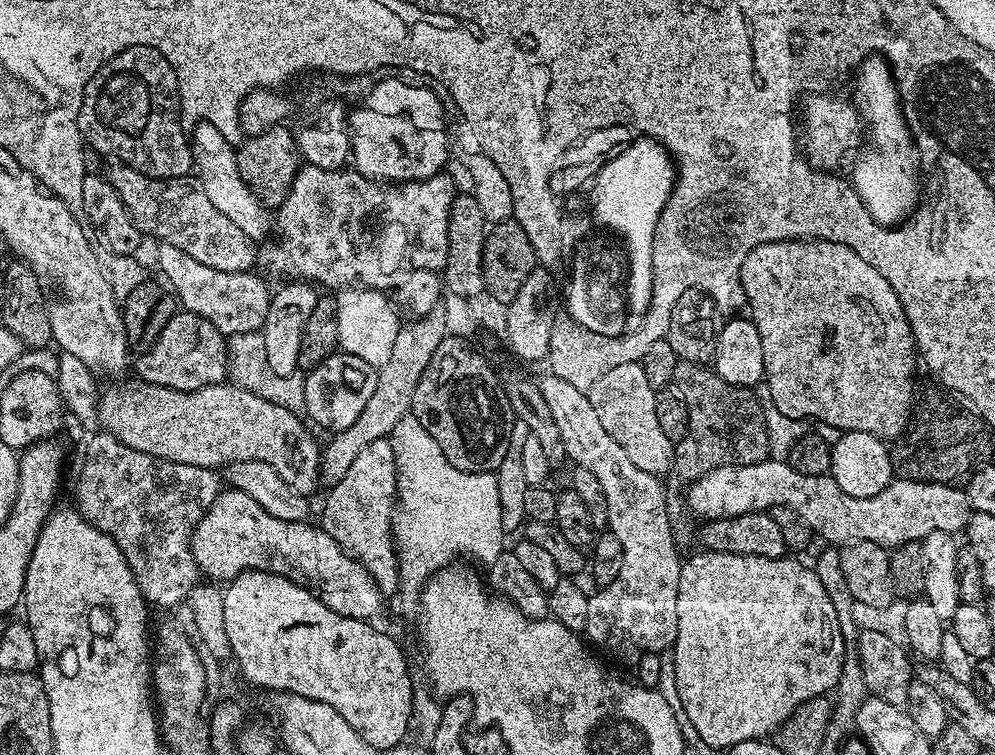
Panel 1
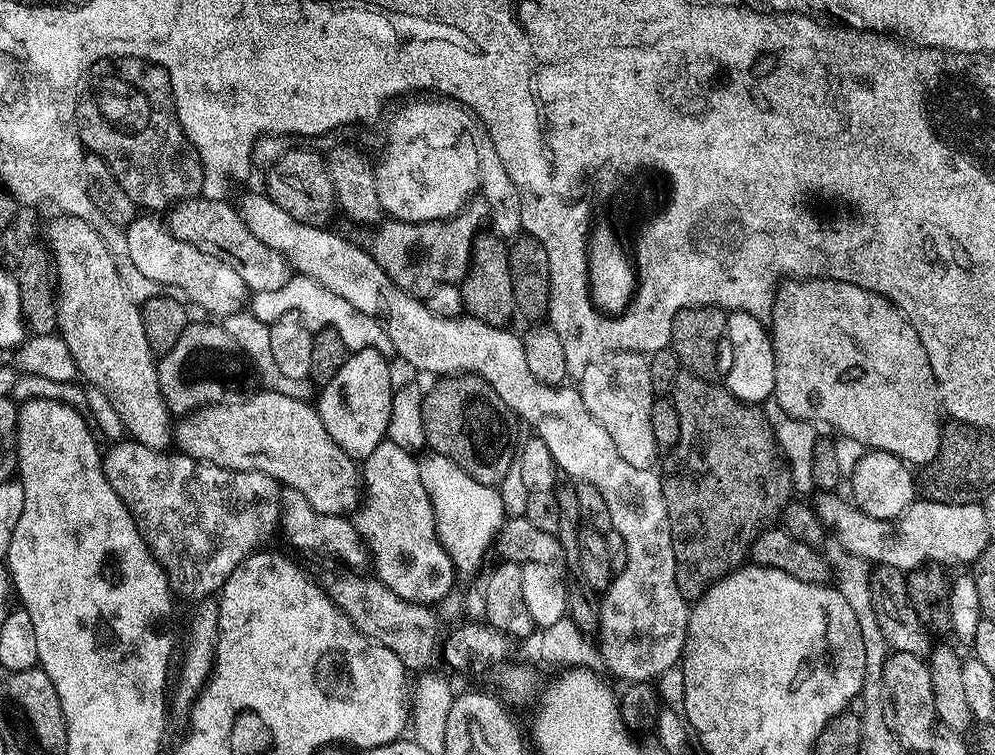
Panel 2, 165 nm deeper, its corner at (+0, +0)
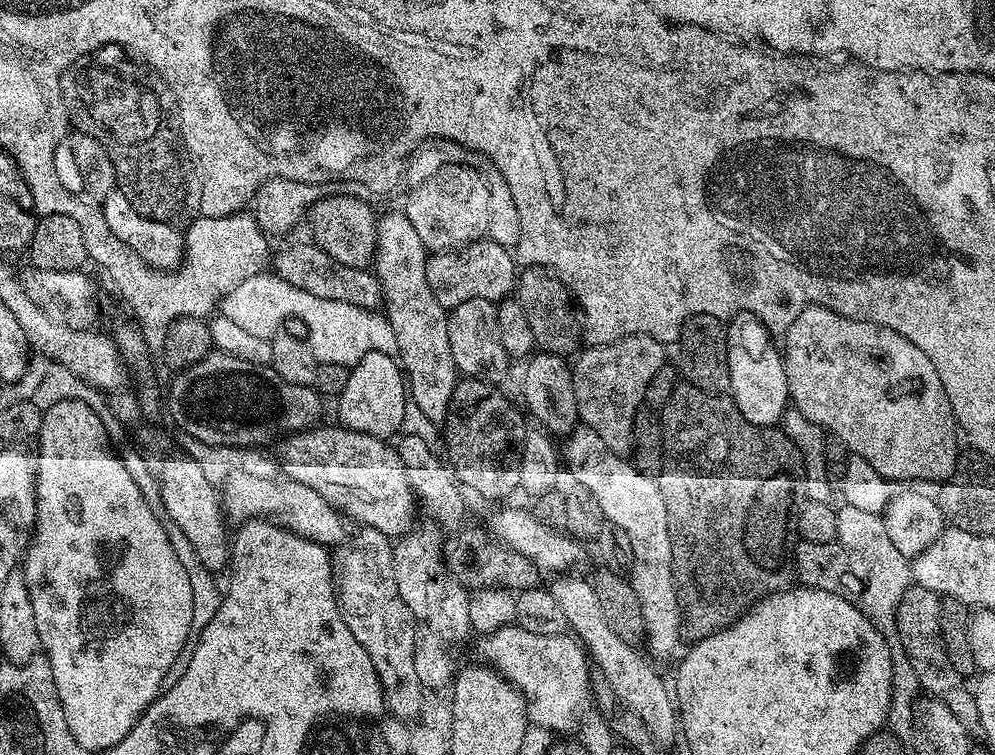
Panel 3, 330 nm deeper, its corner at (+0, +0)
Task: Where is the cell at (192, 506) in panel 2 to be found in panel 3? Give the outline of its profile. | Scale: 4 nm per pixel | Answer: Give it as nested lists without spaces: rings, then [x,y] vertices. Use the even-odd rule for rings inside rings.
[[[244,472],[232,475],[222,486],[222,507],[229,521],[243,522],[270,518],[272,523],[281,524],[286,530],[307,540],[317,540],[325,546],[339,546],[345,543],[345,517],[322,494],[302,486],[297,480],[258,478]]]

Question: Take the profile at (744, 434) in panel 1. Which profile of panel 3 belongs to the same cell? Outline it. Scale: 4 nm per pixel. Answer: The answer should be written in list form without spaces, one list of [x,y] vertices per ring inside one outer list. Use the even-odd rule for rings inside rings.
[[[687,382],[677,383],[674,394],[670,394],[670,402],[666,402],[664,408],[659,409],[658,415],[660,417],[660,425],[664,431],[664,465],[658,477],[660,486],[660,493],[662,494],[662,502],[666,502],[666,522],[670,526],[670,546],[672,547],[672,581],[676,587],[676,597],[678,598],[678,606],[680,607],[680,634],[685,641],[695,642],[697,640],[705,640],[714,634],[718,634],[724,628],[730,627],[734,621],[740,619],[741,616],[747,614],[748,611],[759,600],[764,600],[768,596],[773,596],[776,592],[784,592],[786,589],[793,587],[794,584],[794,568],[790,563],[790,544],[788,548],[788,528],[790,532],[790,525],[794,520],[794,509],[797,507],[798,499],[796,495],[801,495],[804,487],[804,459],[798,450],[798,446],[785,434],[779,427],[773,426],[767,428],[766,426],[758,426],[754,422],[746,422],[746,418],[742,418],[742,410],[738,410],[738,406],[727,395],[721,394],[715,396],[706,390],[698,390],[698,386]]]

